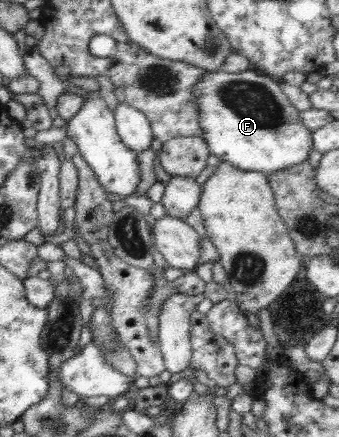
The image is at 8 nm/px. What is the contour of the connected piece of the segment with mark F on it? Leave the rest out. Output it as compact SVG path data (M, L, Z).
M254 67L250 68L249 70L236 73L219 72L215 70L213 72L209 72L209 74L203 74L201 82L197 82L197 86L195 86L195 90L193 90L193 97L195 97L195 100L193 101L197 101L197 107L199 107L199 125L201 125L201 129L203 129L203 134L201 134L201 137L205 139L205 143L207 143L207 147L209 147L210 153L216 155L220 161L229 162L237 168L258 173L273 173L277 172L277 170L287 170L287 168L291 168L291 166L297 166L301 163L309 161L310 155L314 150L314 132L311 131L311 129L309 129L309 127L307 127L307 125L305 125L301 119L299 119L300 110L295 107L291 101L289 101L289 97L283 93L281 87L279 86L280 81L278 79L262 74Z

